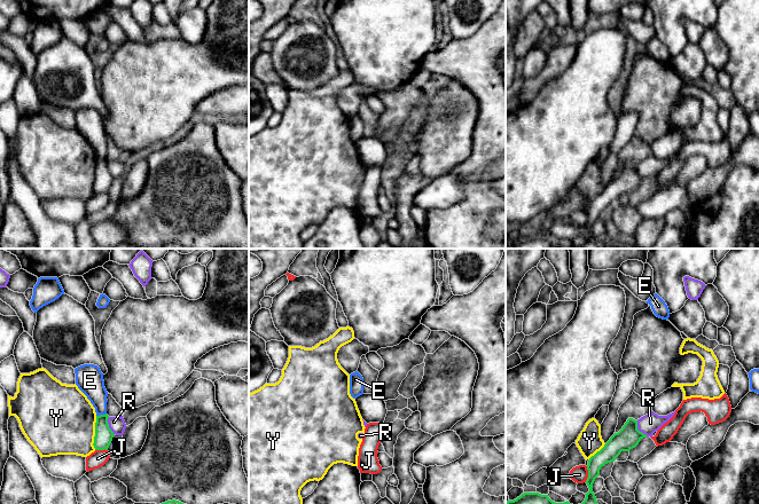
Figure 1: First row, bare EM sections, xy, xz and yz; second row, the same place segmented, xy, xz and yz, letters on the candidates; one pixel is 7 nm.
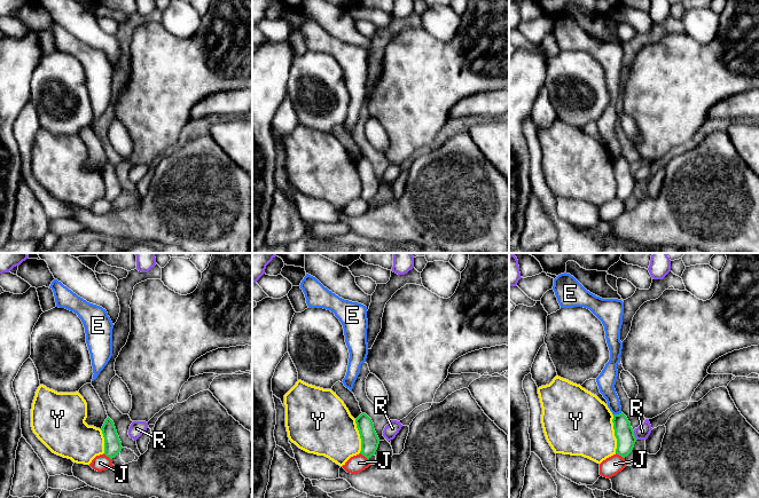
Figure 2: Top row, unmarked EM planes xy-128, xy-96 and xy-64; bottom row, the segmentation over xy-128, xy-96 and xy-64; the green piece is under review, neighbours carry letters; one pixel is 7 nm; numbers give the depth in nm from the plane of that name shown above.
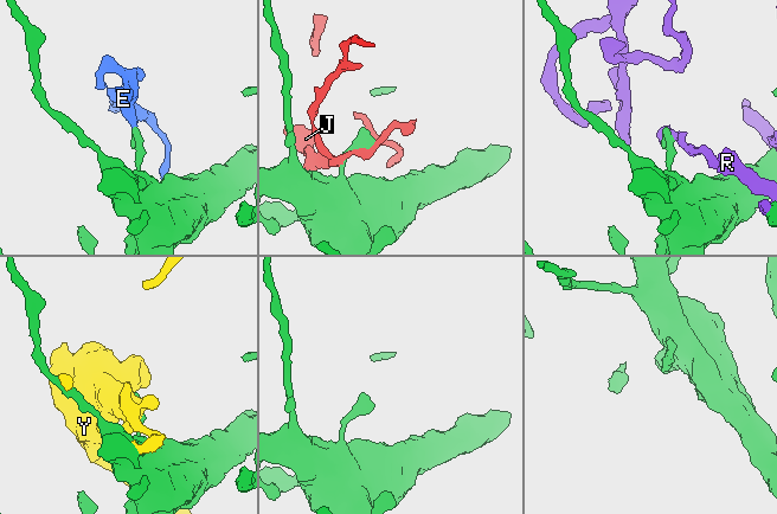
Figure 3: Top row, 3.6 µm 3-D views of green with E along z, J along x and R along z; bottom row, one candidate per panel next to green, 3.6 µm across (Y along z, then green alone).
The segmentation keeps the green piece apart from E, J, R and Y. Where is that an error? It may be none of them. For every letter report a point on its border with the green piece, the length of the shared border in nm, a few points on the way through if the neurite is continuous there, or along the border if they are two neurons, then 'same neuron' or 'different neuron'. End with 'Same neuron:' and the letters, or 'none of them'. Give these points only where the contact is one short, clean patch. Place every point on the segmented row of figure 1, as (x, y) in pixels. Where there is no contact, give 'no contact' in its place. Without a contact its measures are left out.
E: meets green in xy at (101, 415); contact 80 nm long; border along xy (106, 412), (96, 416); different neuron
J: meets green in yz at (588, 474); contact 110 nm long; different neuron
R: meets green in yz at (638, 430); contact 130 nm long; different neuron
Y: meets green in xy at (95, 433); contact 240 nm long; different neuron
Same neuron: none of them

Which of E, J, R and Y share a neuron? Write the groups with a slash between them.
E / J / R / Y

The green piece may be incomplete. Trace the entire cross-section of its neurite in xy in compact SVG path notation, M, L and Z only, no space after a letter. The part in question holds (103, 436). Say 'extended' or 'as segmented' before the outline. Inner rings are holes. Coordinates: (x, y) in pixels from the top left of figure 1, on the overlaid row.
as segmented | M100 415L96 416L96 423L95 423L95 436L94 436L94 448L95 450L108 450L115 434L109 428L108 424L109 416Z

